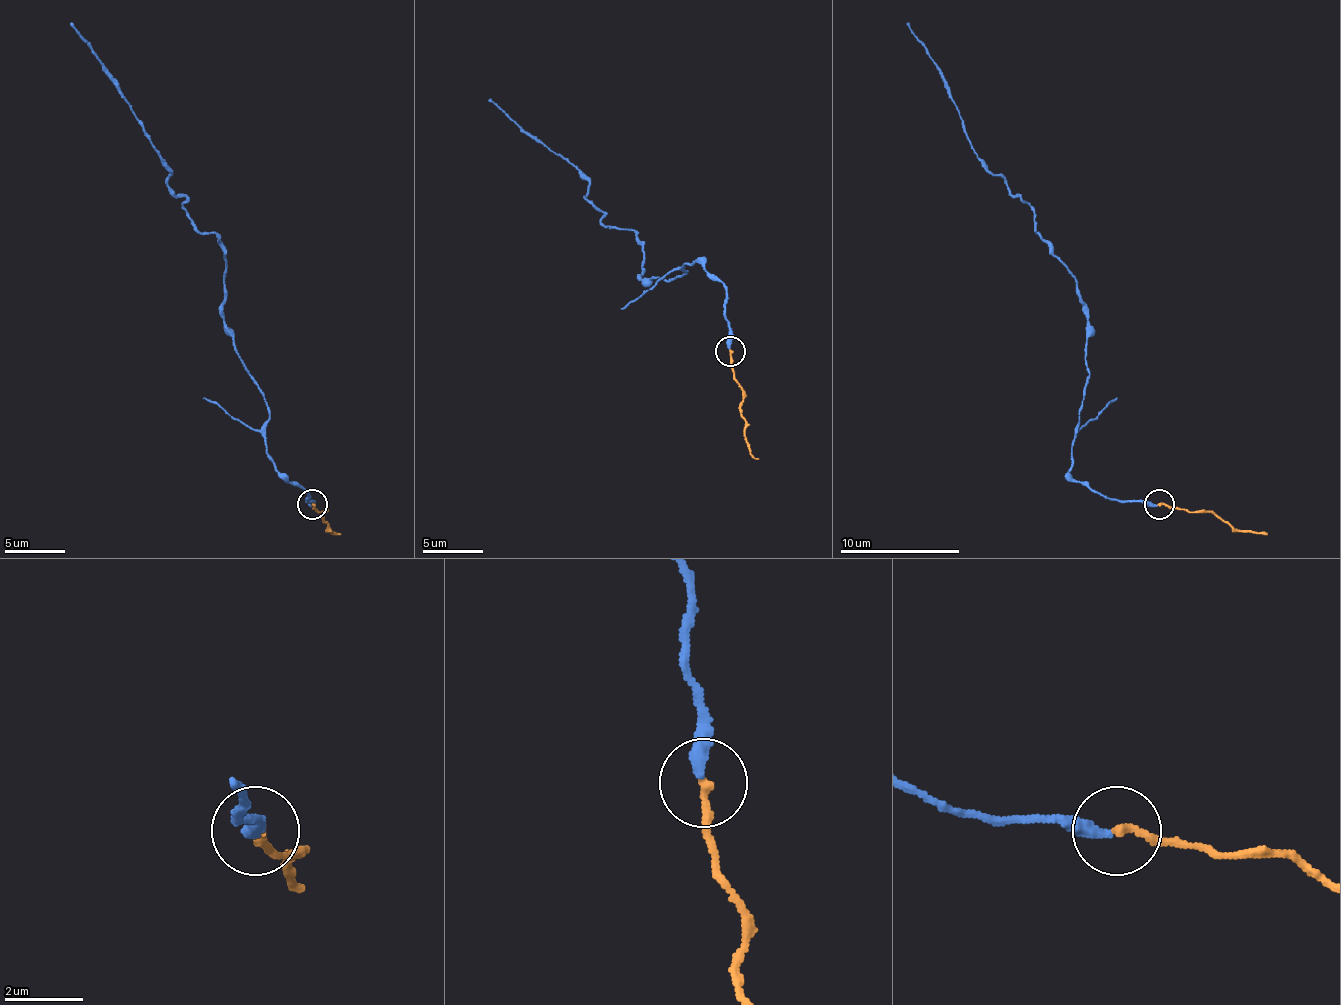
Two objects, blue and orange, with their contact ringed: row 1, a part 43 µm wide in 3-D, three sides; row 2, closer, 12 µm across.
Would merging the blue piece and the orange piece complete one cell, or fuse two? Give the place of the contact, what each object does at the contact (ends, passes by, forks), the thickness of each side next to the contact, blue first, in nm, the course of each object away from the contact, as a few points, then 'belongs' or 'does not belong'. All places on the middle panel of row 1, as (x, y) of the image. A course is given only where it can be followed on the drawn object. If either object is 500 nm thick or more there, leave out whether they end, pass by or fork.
(730, 351) | blue ends | orange ends | 320/240 nm | blue via (731, 350), (725, 287), (698, 263), (668, 281), (641, 278), (638, 236), (608, 227), (584, 179), (488, 101) | orange via (731, 350), (734, 380), (743, 392), (740, 410), (749, 452), (758, 458) | belongs

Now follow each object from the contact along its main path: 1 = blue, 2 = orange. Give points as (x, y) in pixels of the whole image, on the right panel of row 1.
1: (1158, 505), (1095, 493), (1071, 475), (1089, 373), (1077, 277), (1035, 229), (1023, 199), (987, 169), (909, 22)
2: (1158, 505), (1218, 514), (1236, 529), (1266, 535)

